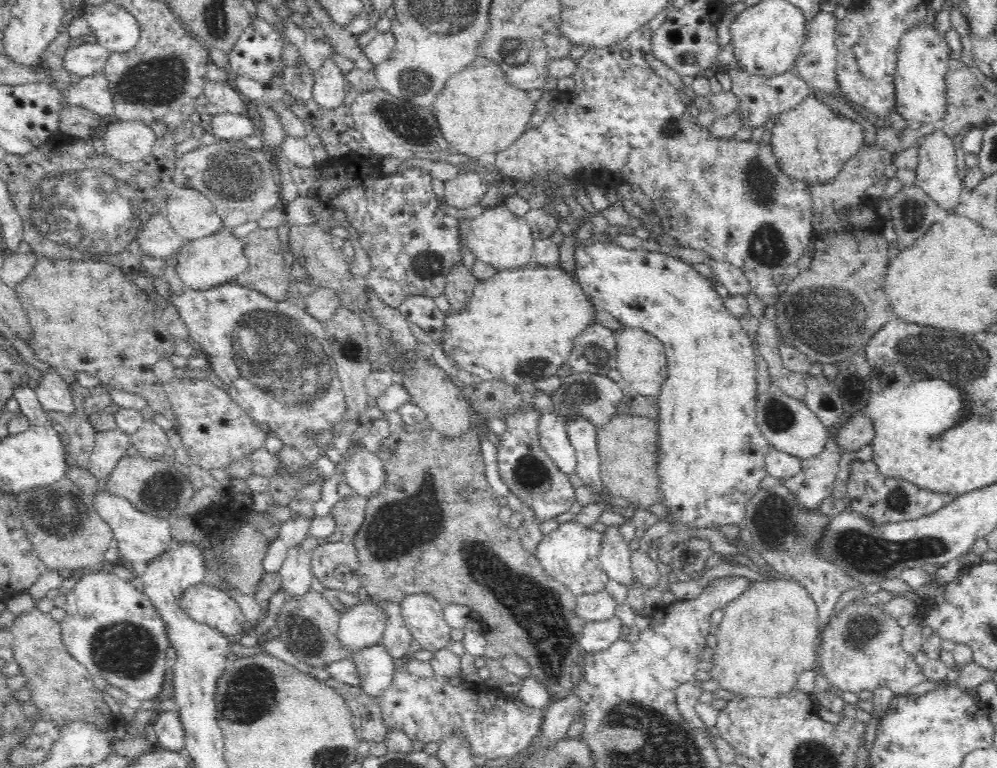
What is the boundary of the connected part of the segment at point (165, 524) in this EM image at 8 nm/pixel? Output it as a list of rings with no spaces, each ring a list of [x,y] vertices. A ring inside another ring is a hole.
[[[107,489],[96,491],[93,494],[92,500],[94,500],[93,510],[98,512],[98,517],[102,517],[104,521],[112,526],[114,539],[119,544],[119,551],[130,563],[142,562],[147,564],[148,561],[156,558],[162,551],[165,551],[168,547],[172,547],[172,544],[175,543],[170,533],[171,519],[169,517],[155,517],[142,512],[135,506],[132,506],[132,503],[128,499],[112,494]]]

